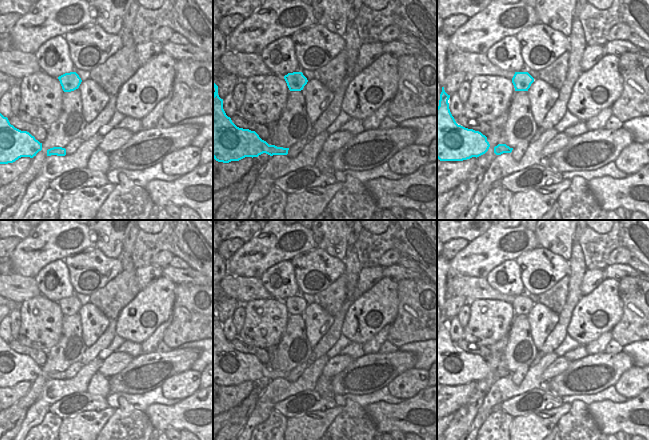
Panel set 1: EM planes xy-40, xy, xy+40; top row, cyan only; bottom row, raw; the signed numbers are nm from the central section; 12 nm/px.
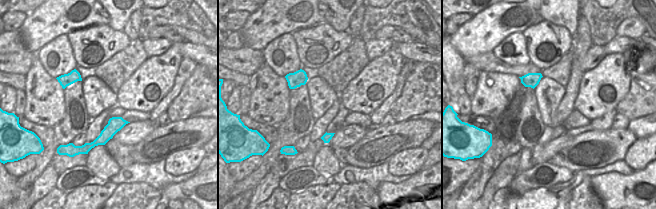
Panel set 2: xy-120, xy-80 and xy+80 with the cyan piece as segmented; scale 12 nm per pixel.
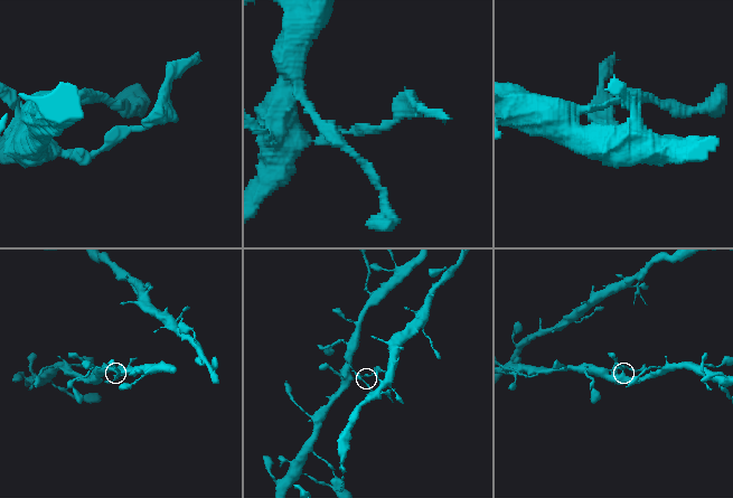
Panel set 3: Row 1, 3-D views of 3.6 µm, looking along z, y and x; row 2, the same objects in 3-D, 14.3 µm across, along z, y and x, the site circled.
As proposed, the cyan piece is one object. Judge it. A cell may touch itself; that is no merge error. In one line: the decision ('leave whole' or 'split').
split

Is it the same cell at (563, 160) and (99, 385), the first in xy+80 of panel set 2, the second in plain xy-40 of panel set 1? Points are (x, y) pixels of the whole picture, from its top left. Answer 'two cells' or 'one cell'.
two cells

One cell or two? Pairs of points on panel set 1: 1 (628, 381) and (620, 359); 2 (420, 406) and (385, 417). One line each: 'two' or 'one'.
1: two
2: one

